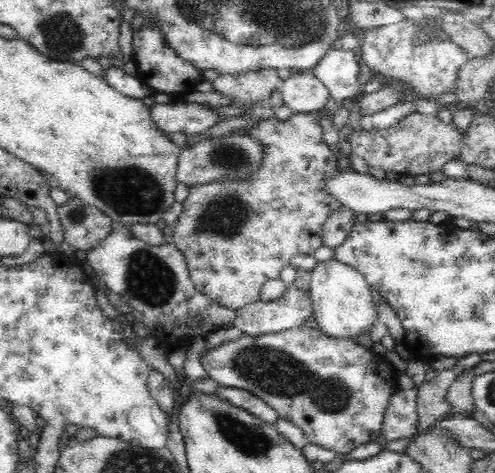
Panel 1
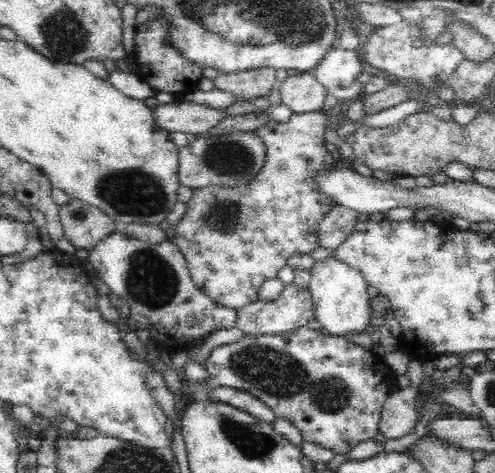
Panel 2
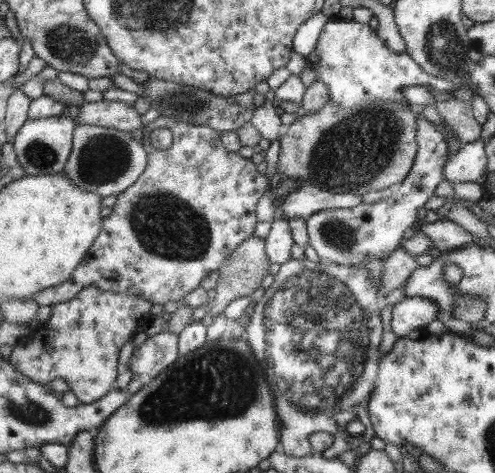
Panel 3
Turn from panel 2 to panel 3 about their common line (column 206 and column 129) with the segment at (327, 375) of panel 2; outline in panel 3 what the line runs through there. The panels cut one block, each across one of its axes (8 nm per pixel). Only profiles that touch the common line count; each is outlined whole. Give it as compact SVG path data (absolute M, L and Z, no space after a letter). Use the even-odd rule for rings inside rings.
M165 330L159 332L137 348L129 360L129 370L133 376L153 376L159 378L169 366L173 366L181 358L181 336Z

